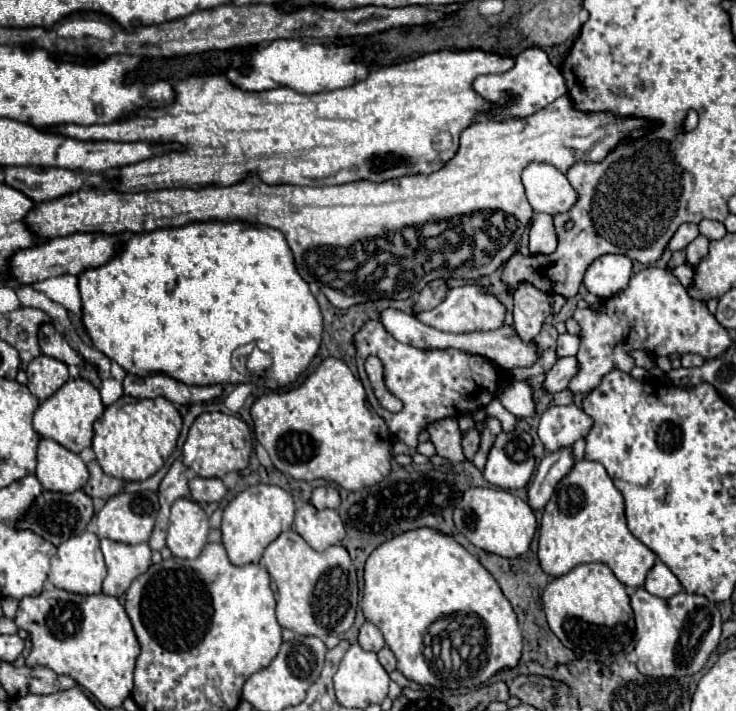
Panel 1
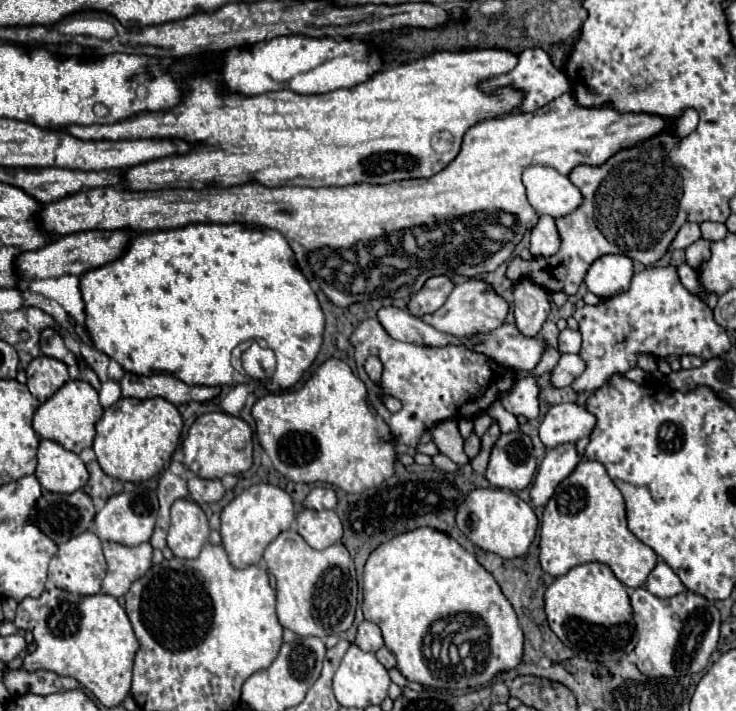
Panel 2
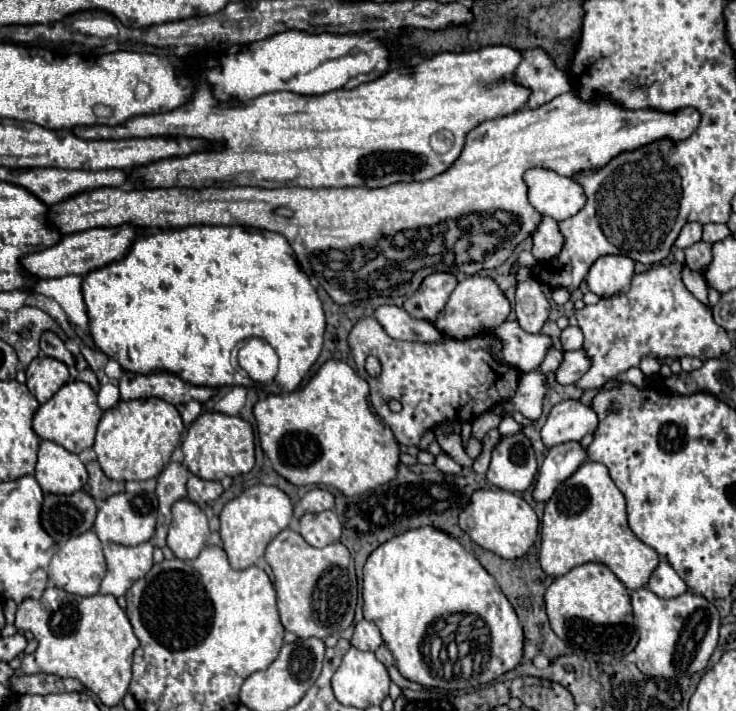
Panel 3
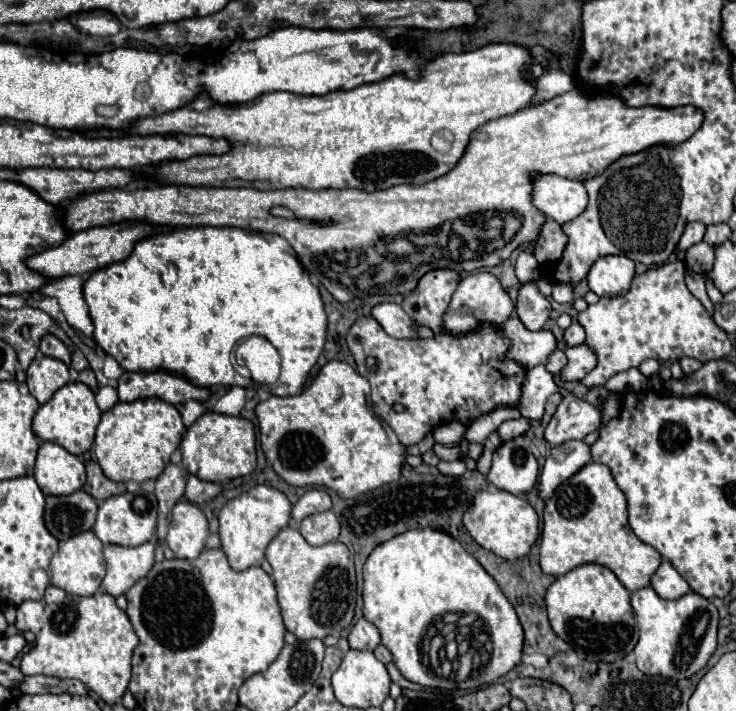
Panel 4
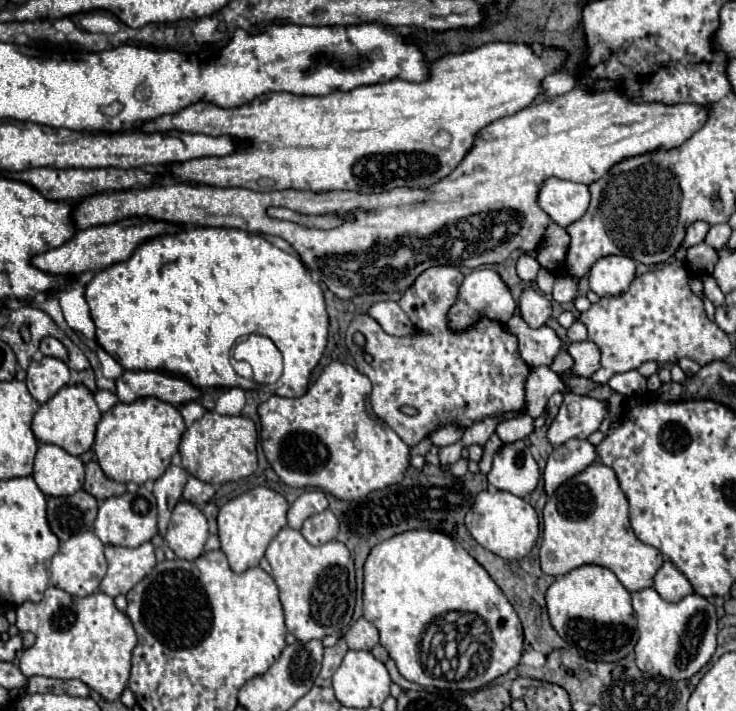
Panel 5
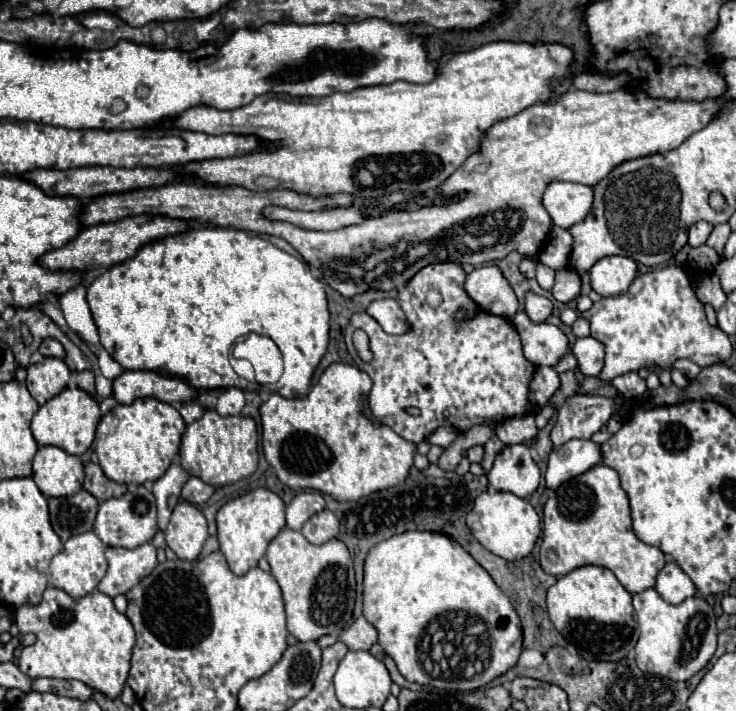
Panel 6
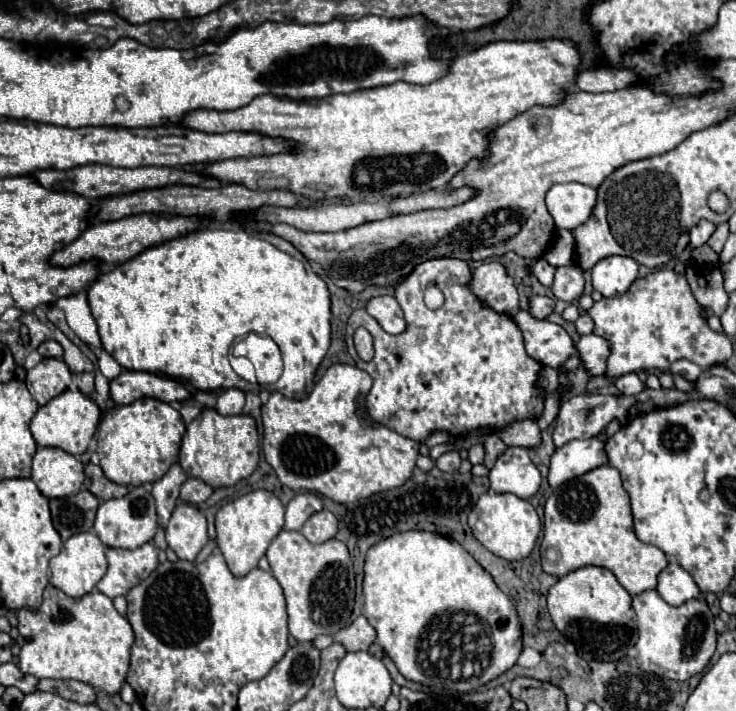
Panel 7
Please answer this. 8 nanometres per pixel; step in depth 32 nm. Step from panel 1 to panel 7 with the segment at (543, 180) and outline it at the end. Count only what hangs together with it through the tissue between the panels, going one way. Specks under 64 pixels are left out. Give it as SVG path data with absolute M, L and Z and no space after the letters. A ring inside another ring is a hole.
M578 182L554 184L546 192L546 208L558 228L572 230L586 222L596 202L596 188Z

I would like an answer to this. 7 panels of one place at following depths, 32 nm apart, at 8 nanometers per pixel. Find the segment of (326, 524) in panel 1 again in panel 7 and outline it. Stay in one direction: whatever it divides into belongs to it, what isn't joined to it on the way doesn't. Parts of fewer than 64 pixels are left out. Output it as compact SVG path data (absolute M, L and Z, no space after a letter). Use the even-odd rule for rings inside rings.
M320 510L316 514L312 514L304 528L302 534L312 542L312 544L322 544L328 542L330 538L334 538L338 532L338 520L330 510Z

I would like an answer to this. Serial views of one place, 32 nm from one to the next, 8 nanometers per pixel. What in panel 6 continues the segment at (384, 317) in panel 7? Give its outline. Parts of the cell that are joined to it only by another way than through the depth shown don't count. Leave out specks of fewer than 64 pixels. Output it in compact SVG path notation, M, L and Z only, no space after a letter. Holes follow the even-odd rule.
M392 298L372 302L366 312L368 312L368 314L382 326L382 330L388 332L388 334L398 336L398 334L410 332L410 324L408 324L402 308L400 308L398 302L392 300Z

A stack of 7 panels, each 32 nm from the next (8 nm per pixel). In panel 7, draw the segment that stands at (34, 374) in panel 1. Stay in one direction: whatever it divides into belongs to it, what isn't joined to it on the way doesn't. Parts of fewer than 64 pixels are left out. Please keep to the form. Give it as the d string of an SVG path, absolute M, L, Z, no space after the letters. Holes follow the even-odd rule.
M44 358L40 364L28 370L26 386L34 400L44 406L54 396L62 394L70 384L70 370L60 358Z

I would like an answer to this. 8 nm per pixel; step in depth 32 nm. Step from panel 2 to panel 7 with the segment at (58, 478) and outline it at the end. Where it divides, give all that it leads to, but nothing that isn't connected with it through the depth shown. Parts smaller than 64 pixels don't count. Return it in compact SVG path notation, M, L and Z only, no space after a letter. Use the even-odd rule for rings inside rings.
M38 448L30 478L46 498L64 498L82 488L84 466L60 448Z

